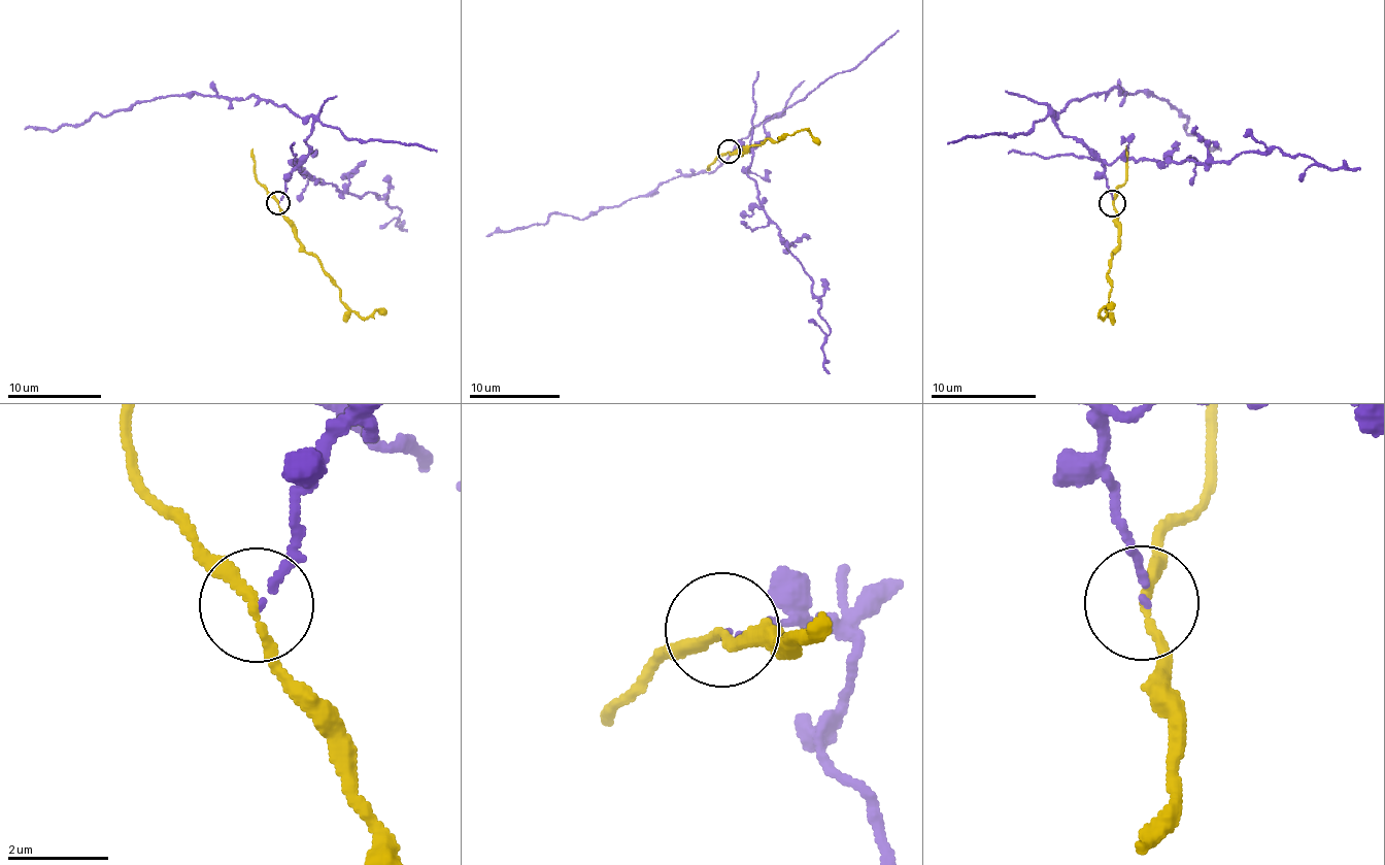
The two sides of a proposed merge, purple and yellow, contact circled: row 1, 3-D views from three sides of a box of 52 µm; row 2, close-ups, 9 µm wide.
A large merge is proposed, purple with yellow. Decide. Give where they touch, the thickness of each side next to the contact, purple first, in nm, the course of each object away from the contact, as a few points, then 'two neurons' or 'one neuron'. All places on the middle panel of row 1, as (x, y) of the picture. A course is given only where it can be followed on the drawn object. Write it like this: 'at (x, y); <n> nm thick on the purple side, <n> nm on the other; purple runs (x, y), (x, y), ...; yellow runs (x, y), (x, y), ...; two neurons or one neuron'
at (729, 152); 110 nm thick on the purple side, 160 nm on the other; purple runs (731, 151), (765, 139), (774, 117), (712, 171), (674, 176), (581, 220), (555, 212), (486, 235); yellow runs (729, 151), (740, 151), (794, 135), (798, 130), (809, 130), (820, 141); two neurons

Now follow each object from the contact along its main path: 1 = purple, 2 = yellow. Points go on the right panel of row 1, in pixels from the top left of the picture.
1: (1111, 202), (1104, 165), (1054, 121), (1073, 99), (1118, 88), (1152, 93), (1220, 152)
2: (1112, 202), (1117, 241), (1112, 262), (1107, 312), (1101, 317), (1100, 312), (1105, 306), (1111, 307)

